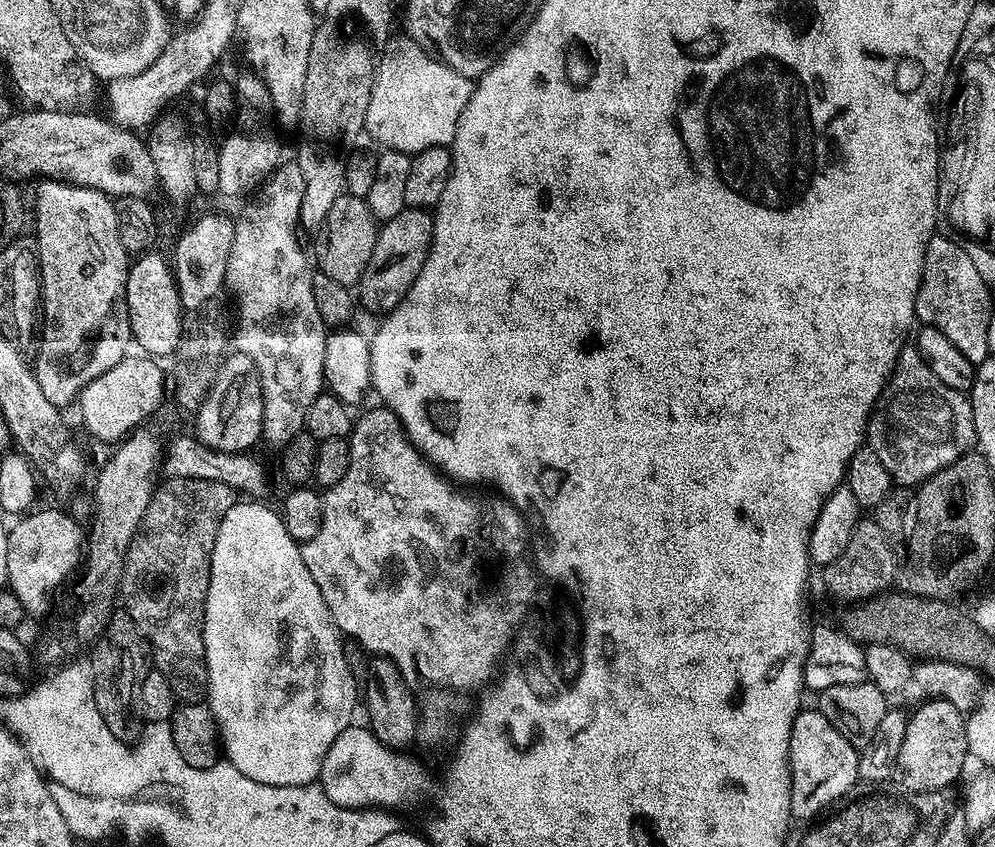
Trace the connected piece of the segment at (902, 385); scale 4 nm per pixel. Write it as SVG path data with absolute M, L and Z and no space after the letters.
M909 342L898 354L896 369L868 419L866 444L882 458L882 466L897 485L919 486L976 444L972 401L941 382L938 374L926 366L915 343Z

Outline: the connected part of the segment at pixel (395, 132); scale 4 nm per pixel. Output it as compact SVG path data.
M400 34L397 40L392 38L387 41L379 57L372 81L370 106L366 106L364 132L372 135L381 144L381 149L393 152L415 154L427 148L451 145L458 126L458 118L466 102L472 97L473 87L473 81L469 77L463 76L461 72L455 72L443 60L419 48L407 35Z

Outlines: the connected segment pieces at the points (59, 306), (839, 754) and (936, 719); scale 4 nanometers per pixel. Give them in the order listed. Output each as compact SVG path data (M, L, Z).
M41 179L36 188L36 236L40 287L42 289L42 332L40 353L34 360L35 376L42 393L58 409L77 399L88 384L122 362L133 343L128 307L126 278L130 254L122 246L118 214L113 197L98 189L83 188L59 179Z
M802 710L794 718L794 726L790 730L790 746L788 747L788 771L792 785L790 786L790 810L798 821L808 820L816 816L827 804L835 800L843 801L848 791L858 784L858 749L830 722L819 710Z
M925 699L925 704L908 716L906 738L902 738L902 750L898 750L898 780L912 792L927 794L955 785L964 768L964 759L969 759L965 713L956 709L947 700Z

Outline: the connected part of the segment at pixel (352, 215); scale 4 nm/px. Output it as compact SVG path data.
M351 194L340 196L335 200L334 206L330 206L330 214L326 214L324 227L317 235L321 236L316 240L315 267L343 286L355 289L366 270L366 262L370 262L370 254L374 254L377 231L378 221L374 218L365 197Z

